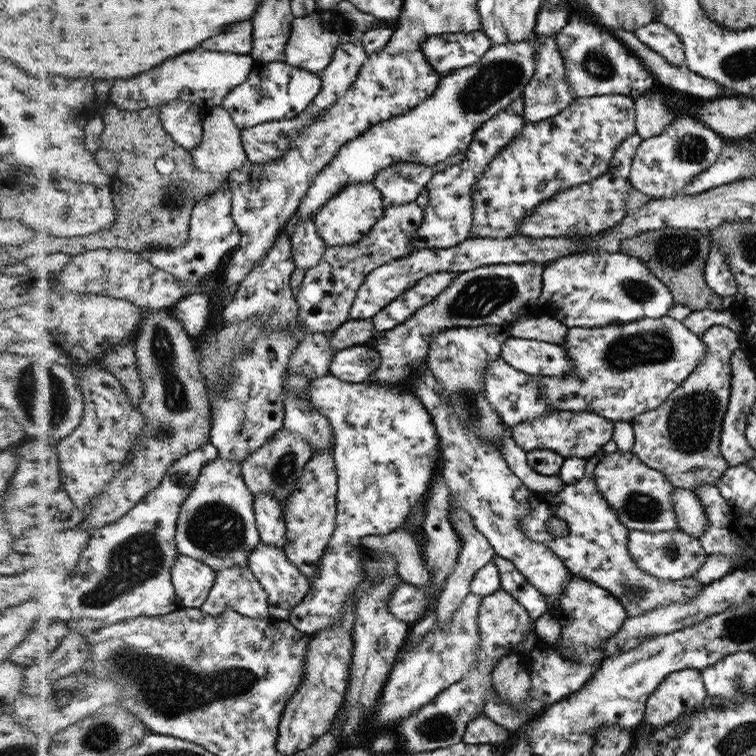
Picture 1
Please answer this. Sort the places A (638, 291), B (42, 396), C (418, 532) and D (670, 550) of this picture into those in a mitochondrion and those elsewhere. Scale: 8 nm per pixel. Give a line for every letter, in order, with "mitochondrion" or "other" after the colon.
A: mitochondrion
B: mitochondrion
C: other
D: mitochondrion

